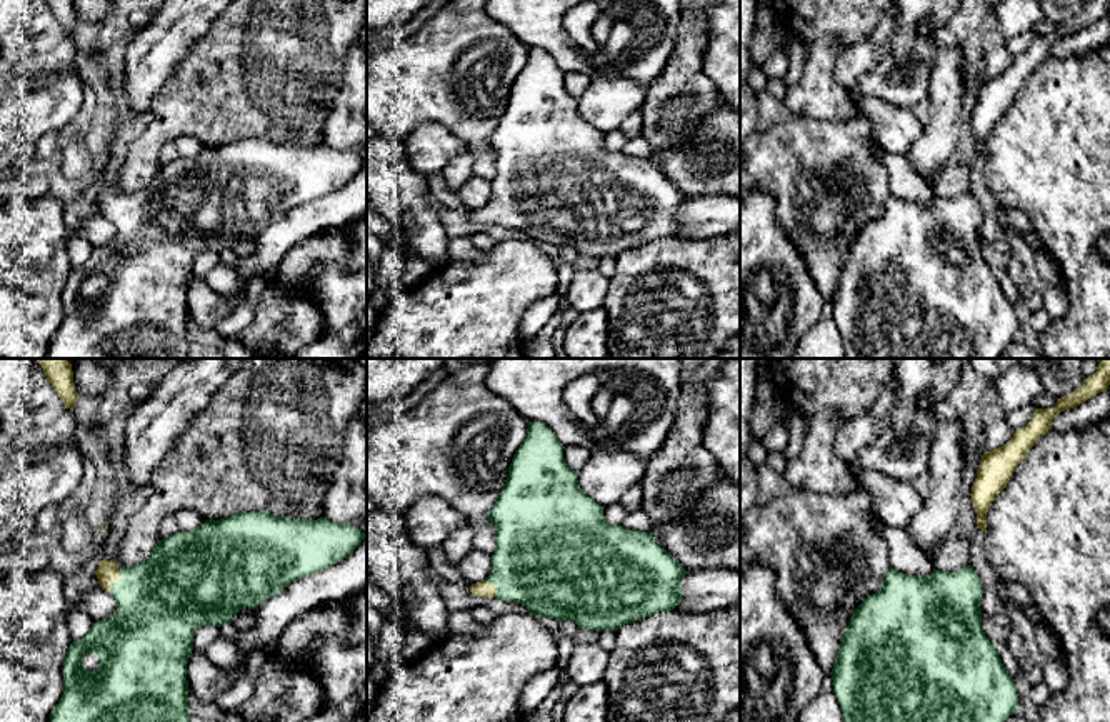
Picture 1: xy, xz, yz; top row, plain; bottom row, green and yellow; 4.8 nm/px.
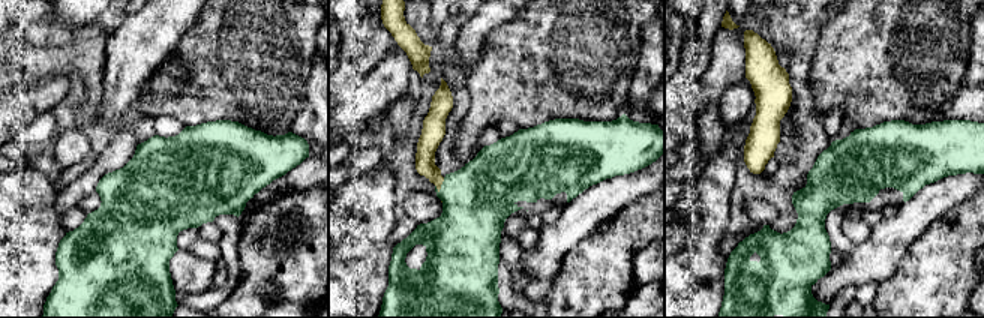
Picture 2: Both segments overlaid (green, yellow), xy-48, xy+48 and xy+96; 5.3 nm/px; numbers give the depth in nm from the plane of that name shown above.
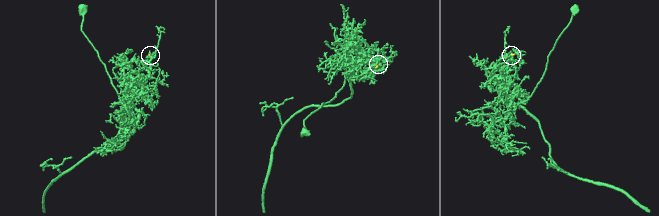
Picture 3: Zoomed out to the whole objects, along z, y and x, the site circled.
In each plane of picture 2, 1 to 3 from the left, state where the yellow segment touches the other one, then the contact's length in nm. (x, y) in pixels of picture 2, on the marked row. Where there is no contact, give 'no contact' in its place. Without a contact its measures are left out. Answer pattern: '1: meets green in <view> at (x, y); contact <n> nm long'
1: no contact
2: meets green in xy+48 at (441, 185); contact 90 nm long
3: no contact

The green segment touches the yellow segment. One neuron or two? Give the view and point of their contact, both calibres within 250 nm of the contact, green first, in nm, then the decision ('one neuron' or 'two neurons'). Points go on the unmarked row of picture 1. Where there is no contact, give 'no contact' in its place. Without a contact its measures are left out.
contact xy (119, 207); calibres 440 and 110 nm; one neuron

